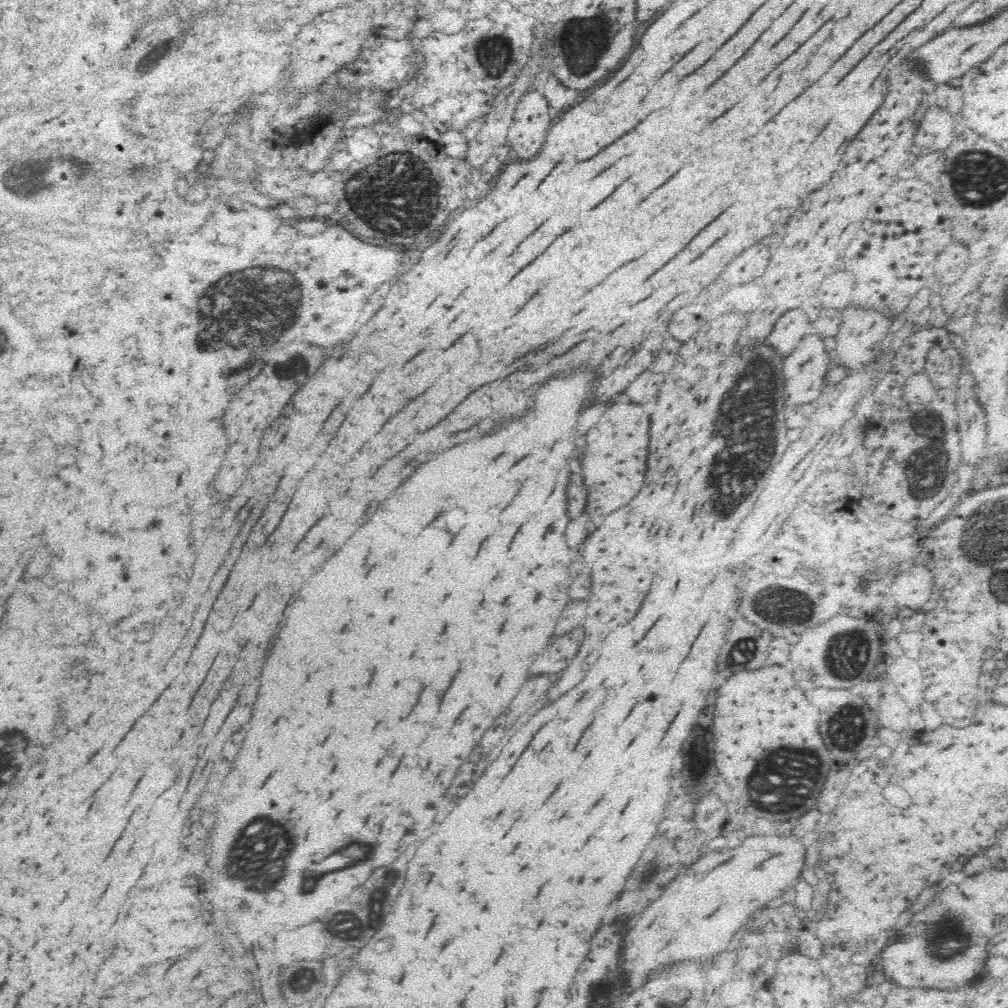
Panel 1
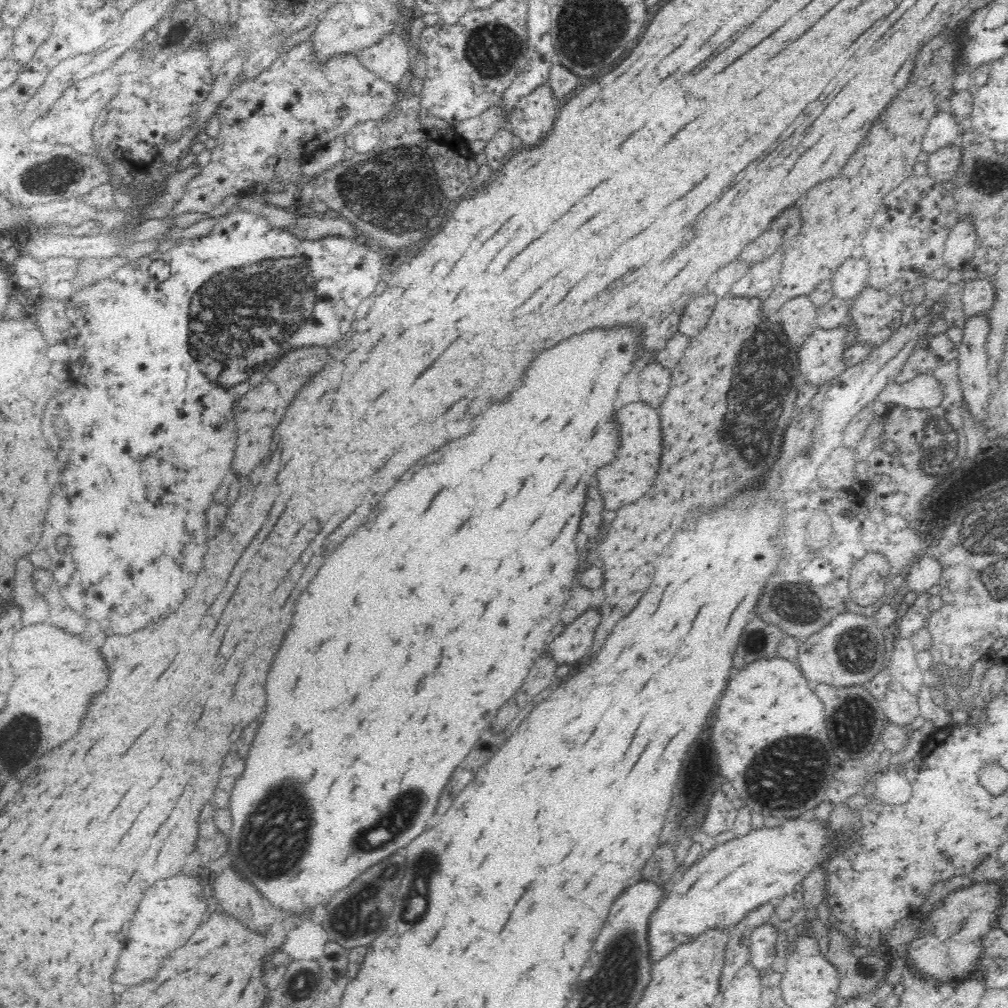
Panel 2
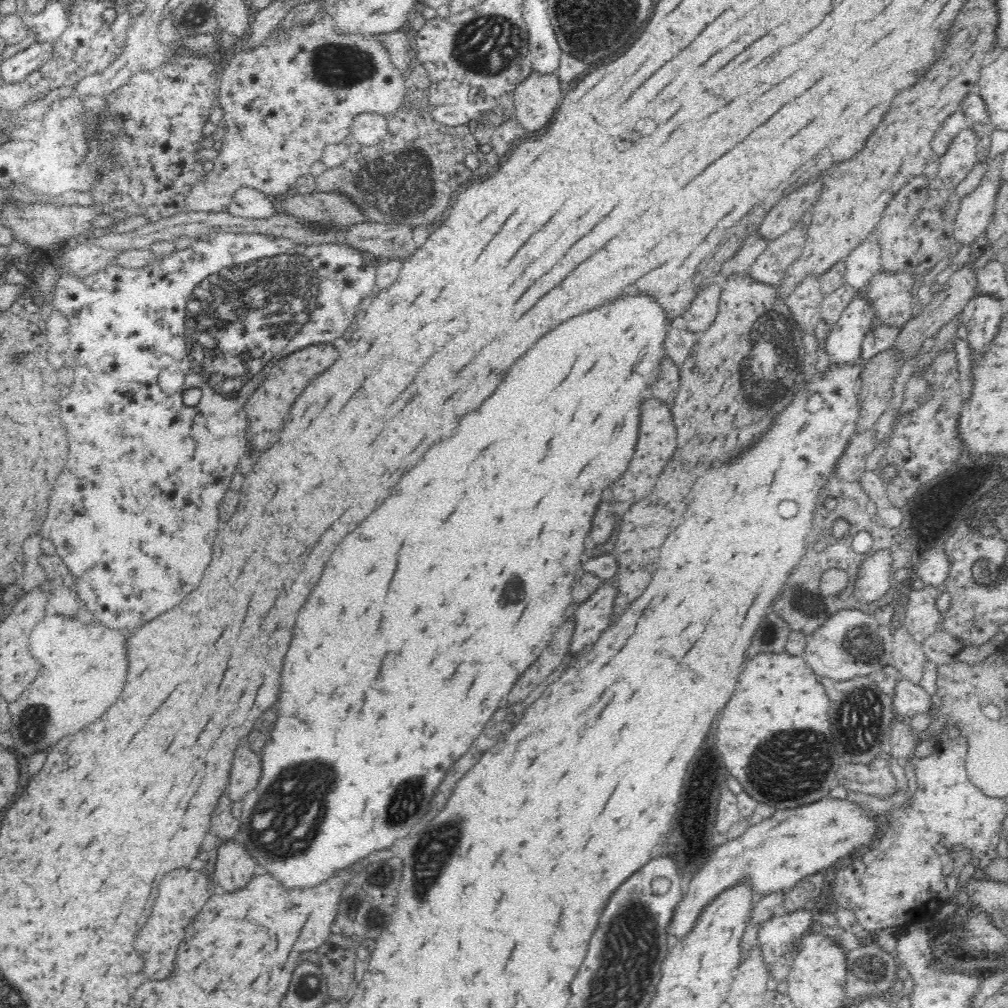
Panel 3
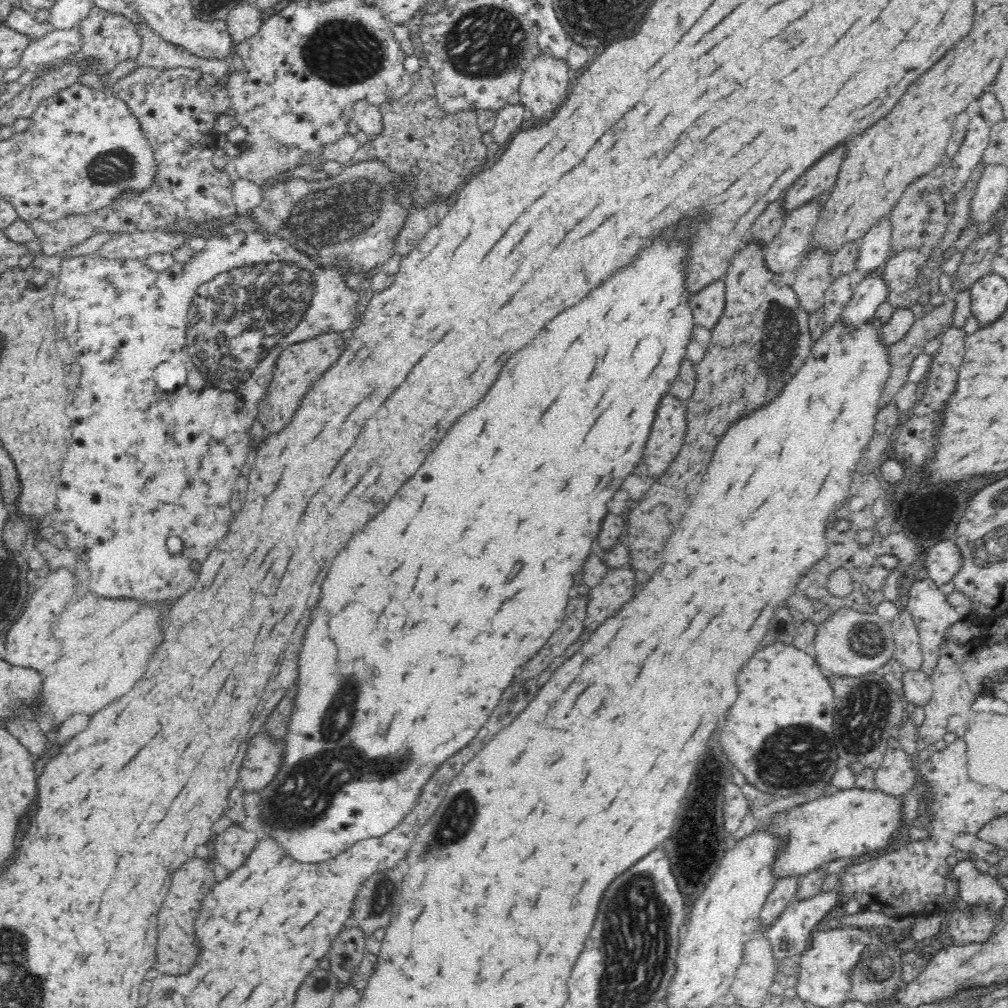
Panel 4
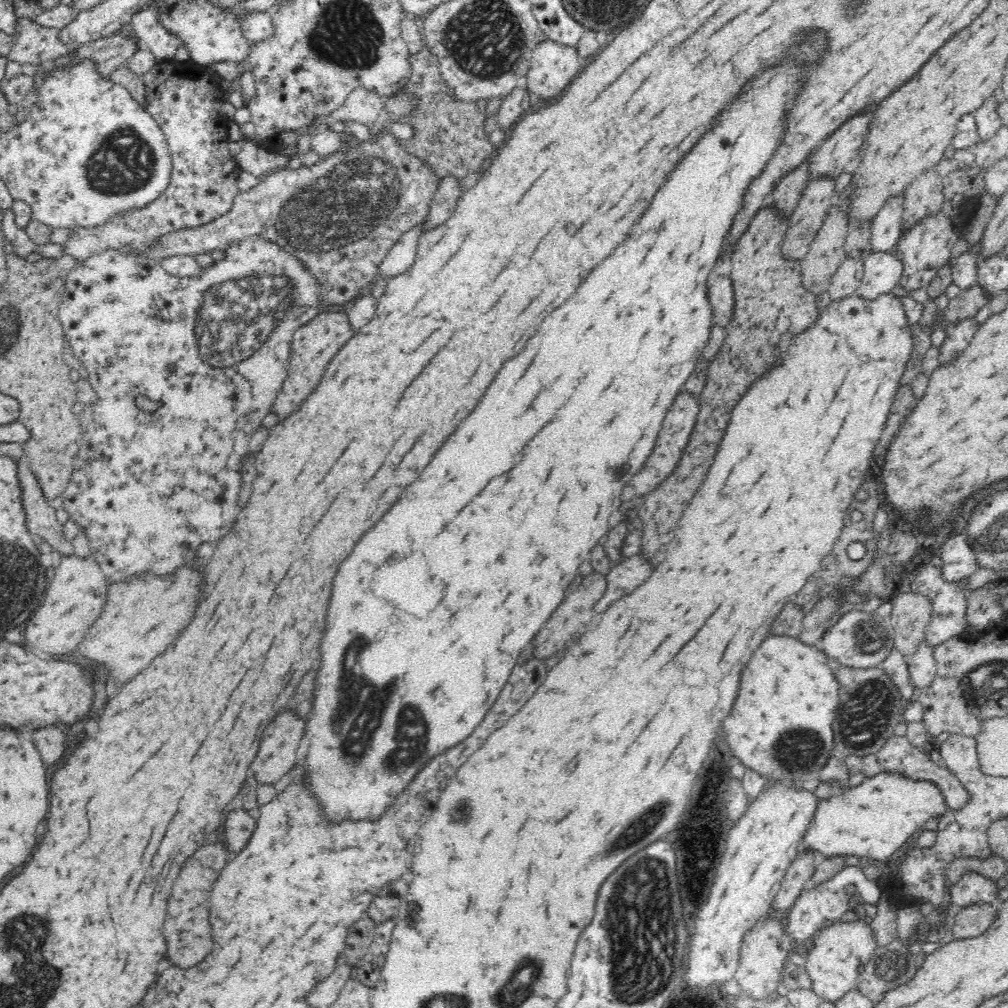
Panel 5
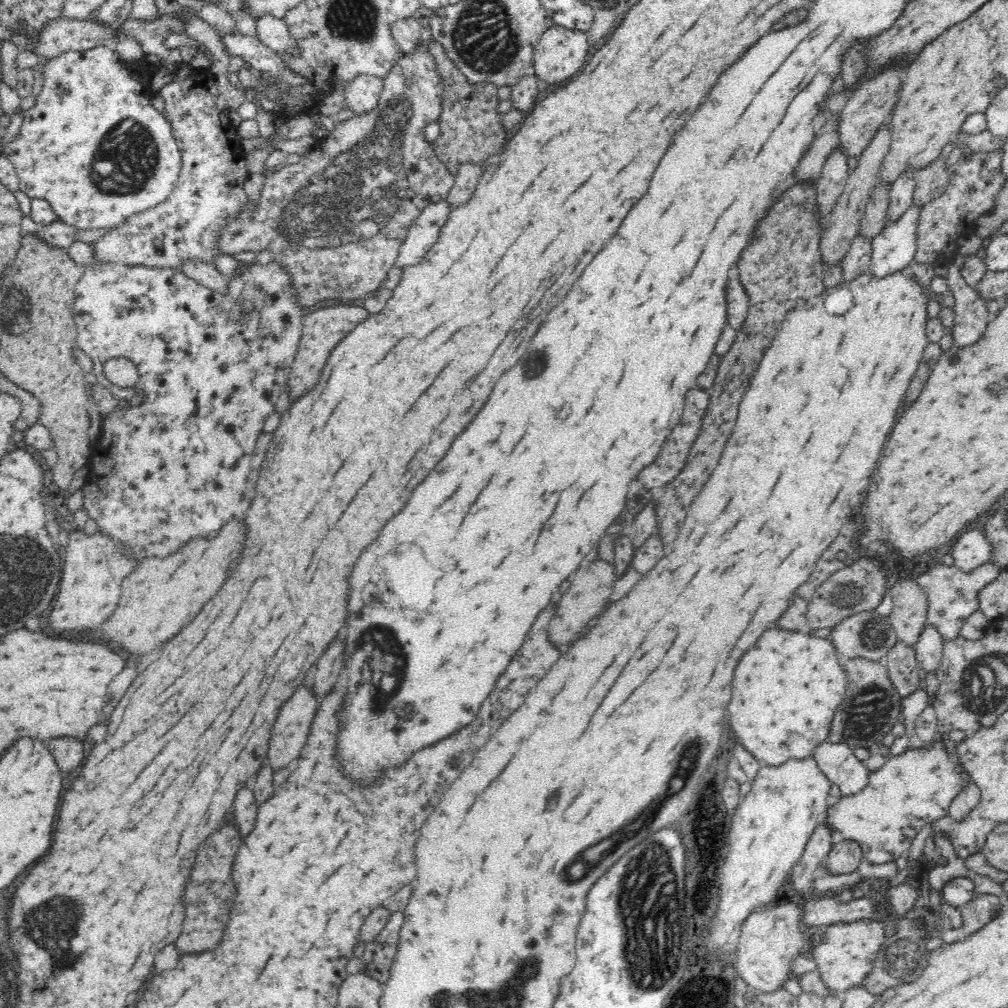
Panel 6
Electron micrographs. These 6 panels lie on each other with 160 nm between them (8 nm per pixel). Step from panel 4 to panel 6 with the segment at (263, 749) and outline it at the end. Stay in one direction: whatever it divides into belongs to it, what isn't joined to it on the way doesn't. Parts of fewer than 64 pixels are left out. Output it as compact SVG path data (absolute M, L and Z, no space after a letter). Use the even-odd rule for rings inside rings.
M300 686L296 690L296 694L282 706L270 732L271 738L265 759L266 765L272 767L273 773L284 767L292 767L300 756L313 723L314 710L316 710L316 697L306 686Z

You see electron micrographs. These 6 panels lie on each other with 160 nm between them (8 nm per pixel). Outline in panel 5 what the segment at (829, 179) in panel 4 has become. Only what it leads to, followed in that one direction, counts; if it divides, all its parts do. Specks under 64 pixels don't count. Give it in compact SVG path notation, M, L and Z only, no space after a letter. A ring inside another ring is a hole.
M860 114L850 118L842 130L832 134L810 158L810 178L832 177L836 179L842 172L849 171L860 156L864 136L868 130L870 114Z

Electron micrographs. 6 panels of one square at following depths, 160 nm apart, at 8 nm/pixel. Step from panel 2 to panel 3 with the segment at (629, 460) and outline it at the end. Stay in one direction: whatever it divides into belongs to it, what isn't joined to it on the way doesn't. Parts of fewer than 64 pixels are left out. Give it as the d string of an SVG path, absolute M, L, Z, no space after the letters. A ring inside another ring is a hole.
M646 400L640 406L640 430L638 430L638 444L636 444L636 454L630 460L628 470L618 478L614 484L610 484L610 490L618 502L638 502L644 496L648 496L646 488L654 486L654 480L660 476L664 470L666 462L674 454L676 448L676 430L672 426L672 414L670 410L660 404L660 400Z

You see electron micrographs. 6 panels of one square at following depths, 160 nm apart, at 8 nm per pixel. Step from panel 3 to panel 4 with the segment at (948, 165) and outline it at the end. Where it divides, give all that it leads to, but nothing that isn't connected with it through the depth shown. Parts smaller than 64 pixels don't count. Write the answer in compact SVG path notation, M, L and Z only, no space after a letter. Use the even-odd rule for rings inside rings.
M980 113L970 119L965 138L951 157L950 168L942 174L943 184L946 184L949 192L958 192L968 182L972 170L981 161L988 146L990 132L990 123Z

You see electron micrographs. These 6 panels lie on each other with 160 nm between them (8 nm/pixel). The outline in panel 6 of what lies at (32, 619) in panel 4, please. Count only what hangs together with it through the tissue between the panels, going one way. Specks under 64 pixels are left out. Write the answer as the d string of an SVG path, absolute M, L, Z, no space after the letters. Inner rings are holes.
M73 530L68 537L60 576L60 590L54 598L54 606L48 616L48 628L56 634L76 634L94 630L104 620L108 620L118 606L122 580L125 580L137 564L134 559L128 559L122 553L120 543L108 535L95 533L88 536L83 531Z

